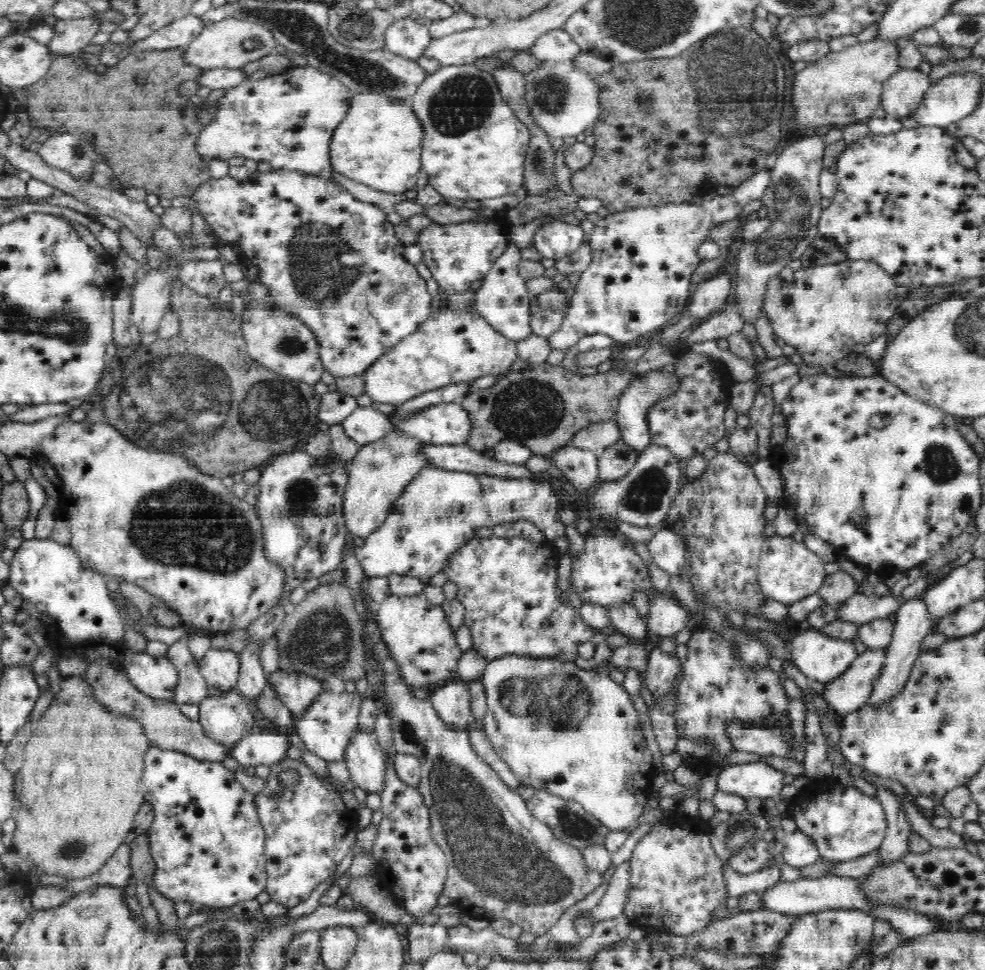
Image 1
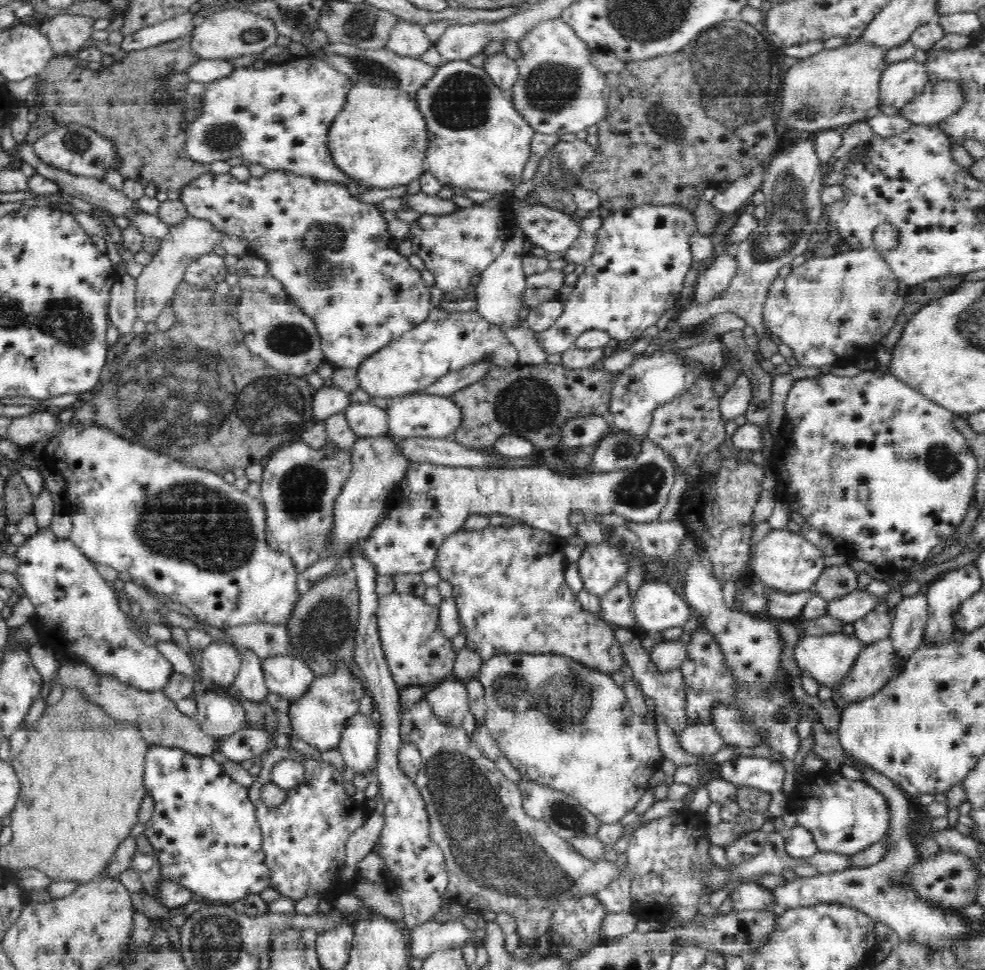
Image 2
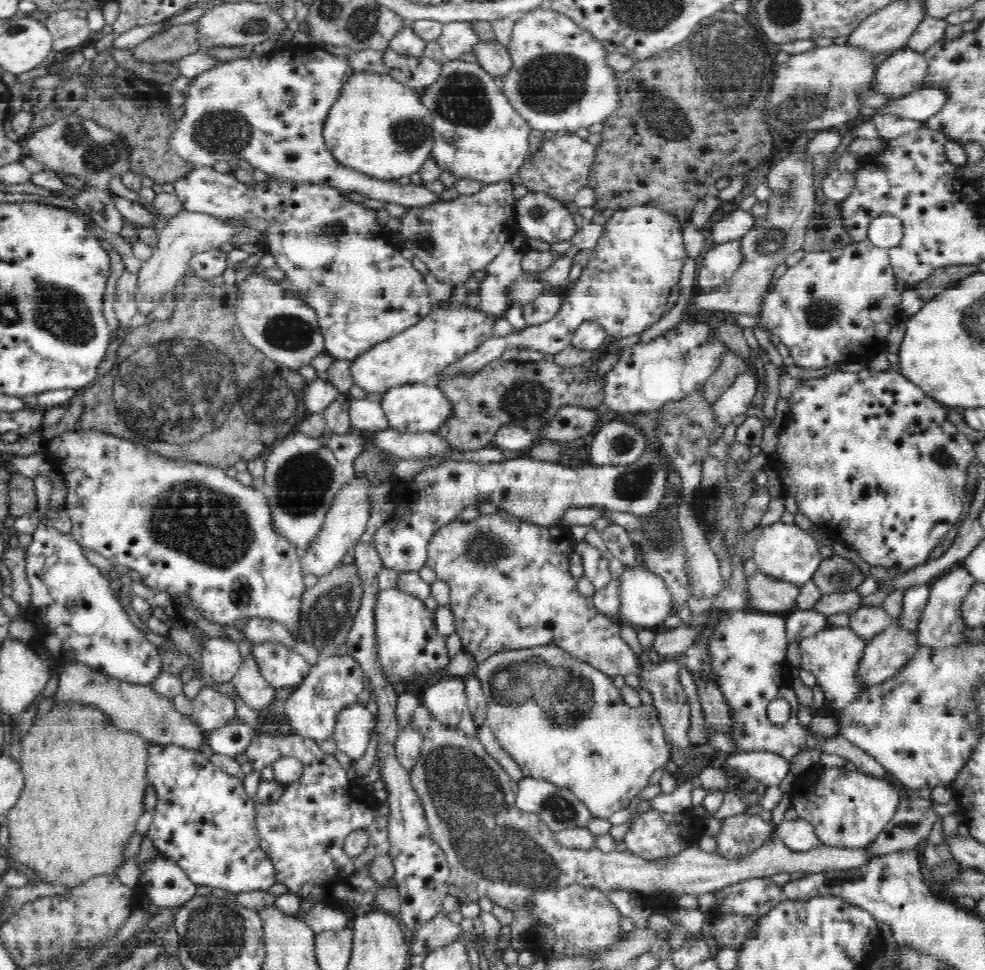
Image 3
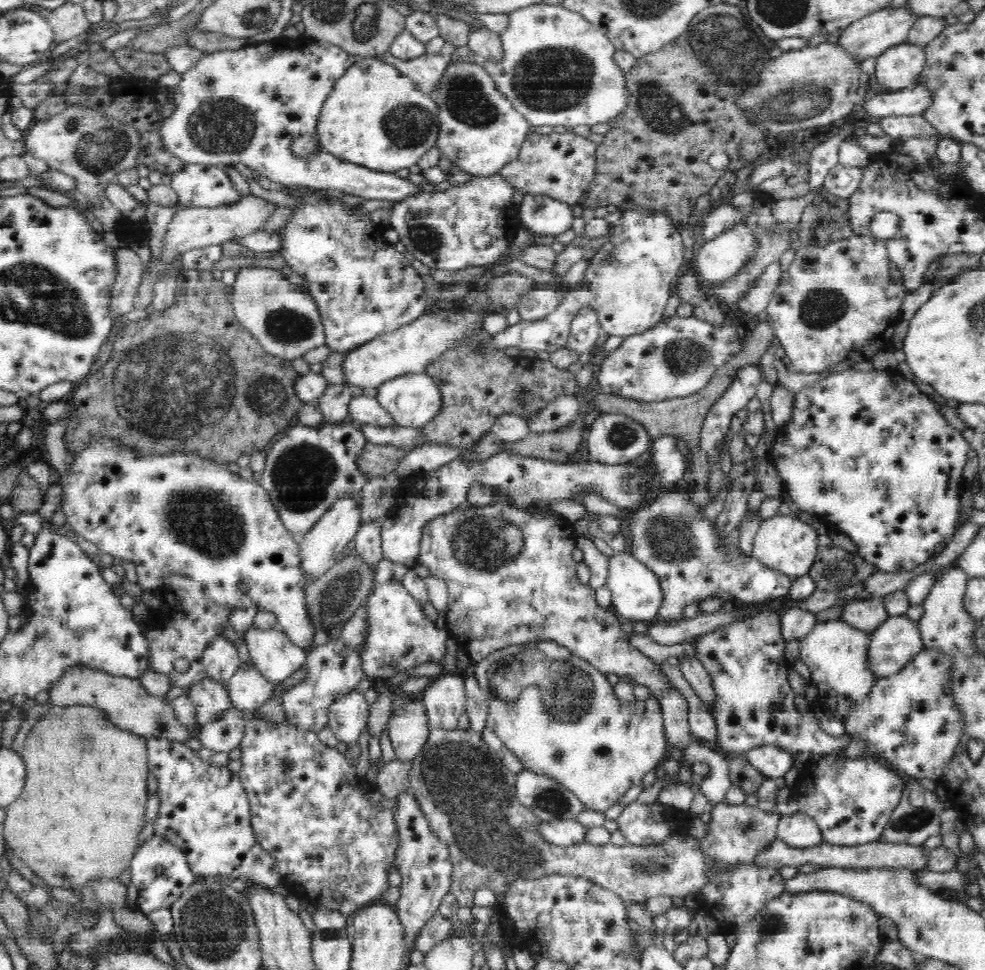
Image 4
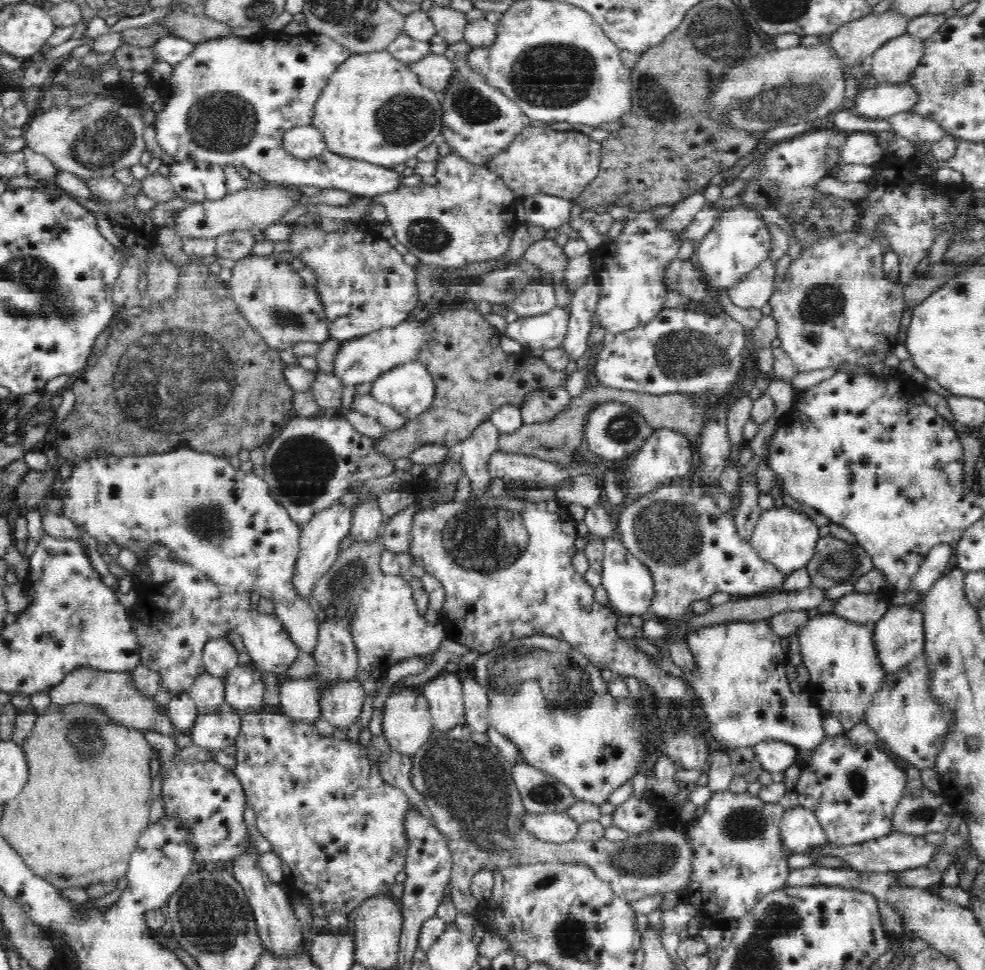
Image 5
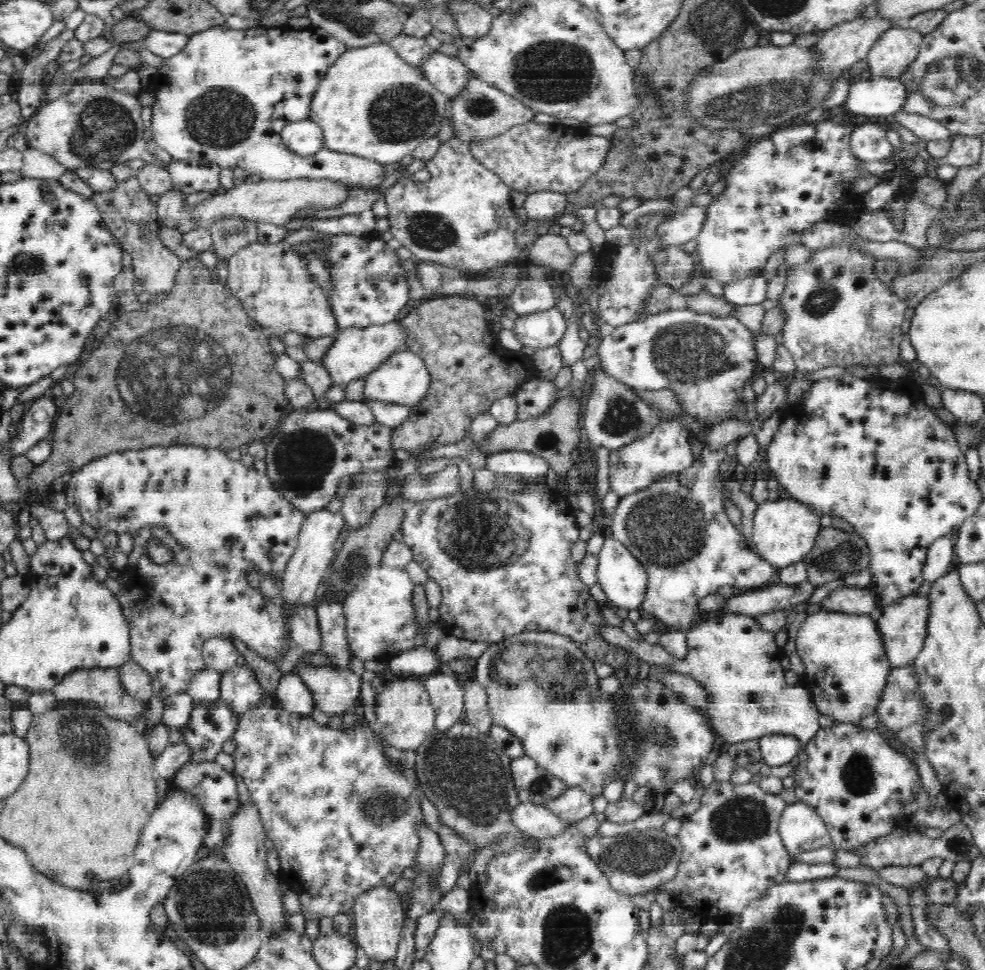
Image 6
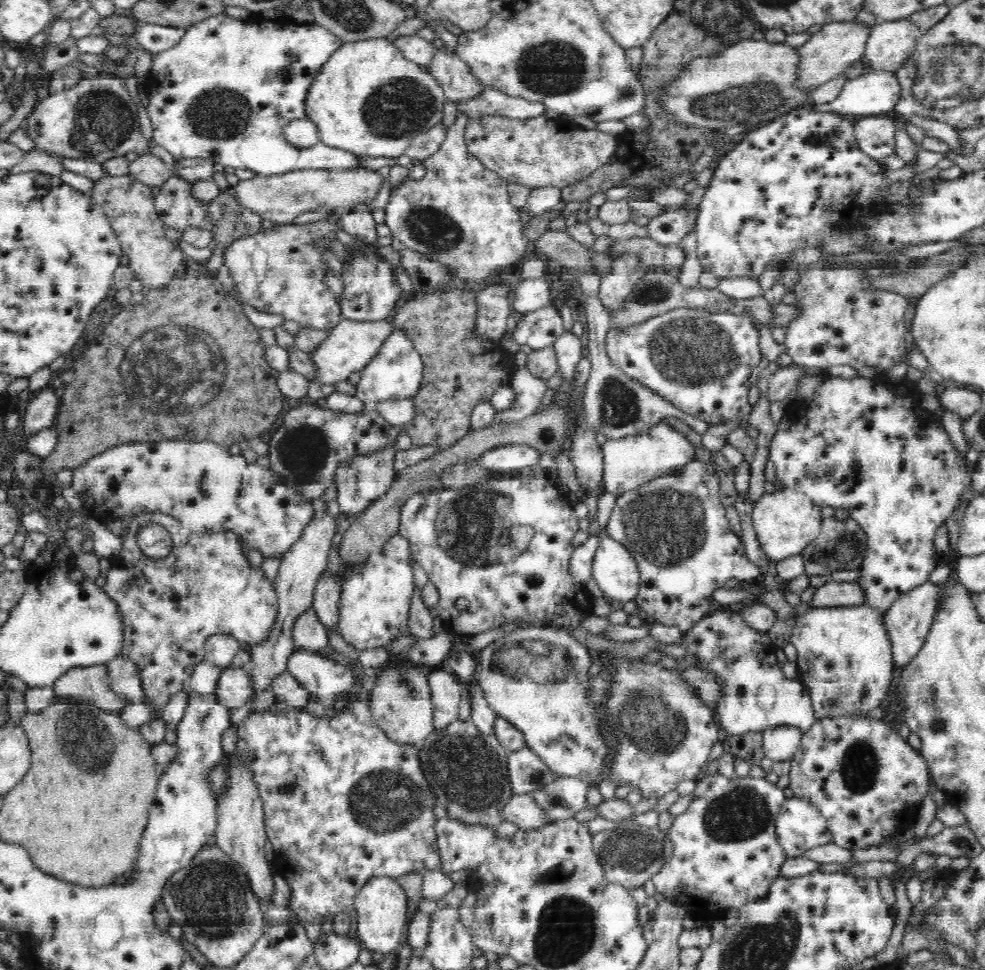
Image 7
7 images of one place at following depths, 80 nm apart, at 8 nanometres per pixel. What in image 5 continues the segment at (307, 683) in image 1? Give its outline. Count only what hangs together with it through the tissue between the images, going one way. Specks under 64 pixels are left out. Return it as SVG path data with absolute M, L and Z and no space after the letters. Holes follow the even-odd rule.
M151 544L147 553L141 556L141 564L149 571L150 580L132 585L138 599L162 603L162 609L166 611L164 616L135 616L128 610L128 618L135 626L141 644L139 658L145 668L160 674L160 691L186 692L205 673L203 648L206 642L226 638L229 633L240 636L260 671L280 676L290 668L299 648L292 643L275 613L264 614L253 608L248 594L222 592L220 585L216 585L208 574L180 559L170 559L168 554L164 545Z

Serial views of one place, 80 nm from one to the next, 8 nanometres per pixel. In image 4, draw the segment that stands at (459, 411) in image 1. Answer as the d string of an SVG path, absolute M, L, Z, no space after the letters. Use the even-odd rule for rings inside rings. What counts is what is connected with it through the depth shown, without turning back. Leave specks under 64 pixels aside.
M428 373L408 374L408 378L396 378L396 382L385 382L376 388L377 402L390 411L398 426L422 428L442 408L442 394Z

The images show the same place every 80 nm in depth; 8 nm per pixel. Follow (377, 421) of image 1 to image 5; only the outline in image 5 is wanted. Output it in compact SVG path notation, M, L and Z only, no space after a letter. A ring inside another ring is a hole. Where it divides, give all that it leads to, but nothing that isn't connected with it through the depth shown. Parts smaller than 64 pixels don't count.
M371 394L355 396L351 408L368 415L390 431L396 430L407 423L406 417L400 415L392 406L375 400Z

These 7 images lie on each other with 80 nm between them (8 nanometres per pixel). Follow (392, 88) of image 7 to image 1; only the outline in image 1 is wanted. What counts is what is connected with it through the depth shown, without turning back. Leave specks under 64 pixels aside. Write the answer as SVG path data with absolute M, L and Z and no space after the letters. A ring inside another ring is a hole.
M380 92L358 93L351 98L344 126L332 136L329 156L336 173L376 191L401 195L416 186L423 139L424 130L407 99L390 99Z

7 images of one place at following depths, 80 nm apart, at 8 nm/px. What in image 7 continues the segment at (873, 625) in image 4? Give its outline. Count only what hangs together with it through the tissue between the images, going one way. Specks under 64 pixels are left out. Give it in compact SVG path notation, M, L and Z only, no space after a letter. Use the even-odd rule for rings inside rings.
M826 582L816 587L812 596L812 608L838 608L866 604L863 588L856 582Z

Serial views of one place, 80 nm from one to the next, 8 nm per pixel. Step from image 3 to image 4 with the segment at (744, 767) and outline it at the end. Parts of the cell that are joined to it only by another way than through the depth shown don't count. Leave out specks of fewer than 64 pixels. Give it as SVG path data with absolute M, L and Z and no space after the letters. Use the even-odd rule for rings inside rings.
M760 746L745 754L763 778L782 778L794 765L794 756L776 746Z

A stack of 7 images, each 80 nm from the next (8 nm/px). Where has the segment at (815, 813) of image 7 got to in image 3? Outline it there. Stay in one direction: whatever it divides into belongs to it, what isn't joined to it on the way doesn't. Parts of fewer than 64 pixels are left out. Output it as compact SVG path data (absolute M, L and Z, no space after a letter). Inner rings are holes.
M784 818L775 829L775 834L782 839L788 849L792 849L792 852L810 852L821 845L812 825L800 818Z

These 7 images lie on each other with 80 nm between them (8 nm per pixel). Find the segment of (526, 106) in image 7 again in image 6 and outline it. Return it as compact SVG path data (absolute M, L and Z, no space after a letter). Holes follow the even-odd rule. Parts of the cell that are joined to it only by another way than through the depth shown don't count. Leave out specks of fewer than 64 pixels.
M471 71L468 72L468 86L460 94L456 94L454 102L452 102L454 130L460 136L460 142L464 142L465 146L472 138L482 140L482 138L490 138L494 134L504 134L512 126L526 124L526 122L532 122L536 119L539 119L539 116L534 114L532 109L528 109L526 105L490 83L476 78Z

